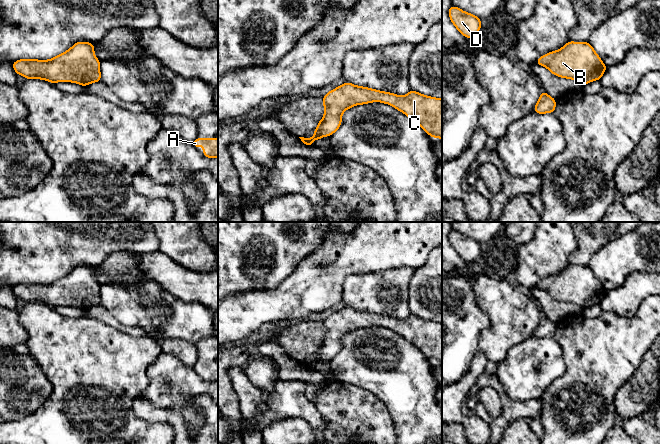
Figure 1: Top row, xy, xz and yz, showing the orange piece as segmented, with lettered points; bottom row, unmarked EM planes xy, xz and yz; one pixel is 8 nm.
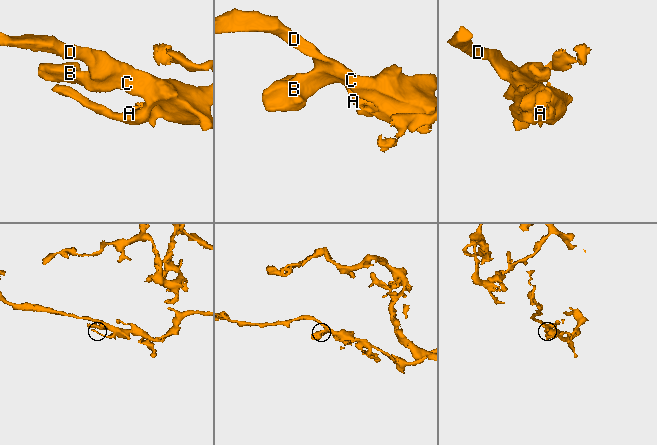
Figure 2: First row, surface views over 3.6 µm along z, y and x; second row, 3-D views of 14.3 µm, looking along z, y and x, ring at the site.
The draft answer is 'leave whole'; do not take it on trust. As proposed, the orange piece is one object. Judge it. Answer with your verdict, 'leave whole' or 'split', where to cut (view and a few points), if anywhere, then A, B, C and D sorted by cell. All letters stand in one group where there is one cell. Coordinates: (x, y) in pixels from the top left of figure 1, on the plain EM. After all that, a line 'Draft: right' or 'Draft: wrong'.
leave whole; cut none; groups A B C D
Draft: right

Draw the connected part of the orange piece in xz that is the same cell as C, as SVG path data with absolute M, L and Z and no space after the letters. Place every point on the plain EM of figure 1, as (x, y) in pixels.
M345 306L329 315L323 322L324 341L312 362L299 361L307 370L312 365L330 360L341 350L345 334L361 328L382 326L393 330L415 345L428 359L442 363L442 322L425 320L411 314L404 320Z

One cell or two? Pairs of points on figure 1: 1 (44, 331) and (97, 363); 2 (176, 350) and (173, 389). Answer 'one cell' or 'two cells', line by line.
1: one cell
2: two cells

